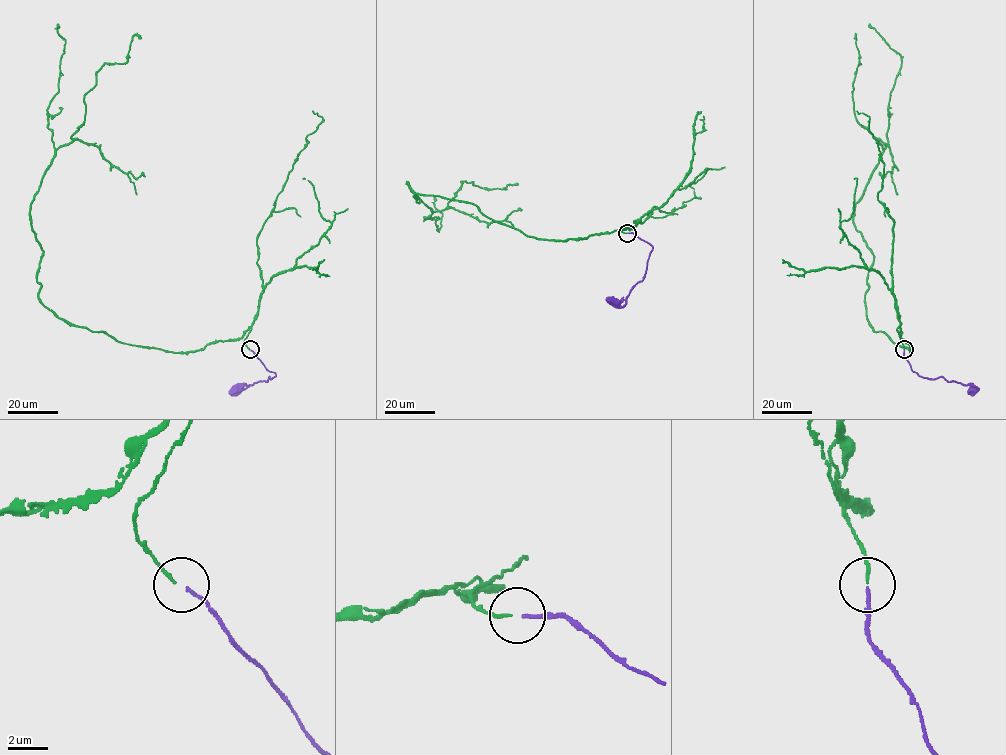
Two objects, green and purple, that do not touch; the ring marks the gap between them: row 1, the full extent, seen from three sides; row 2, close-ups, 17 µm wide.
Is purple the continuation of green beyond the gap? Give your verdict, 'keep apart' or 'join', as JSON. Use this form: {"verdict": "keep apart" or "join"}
{"verdict": "join"}

